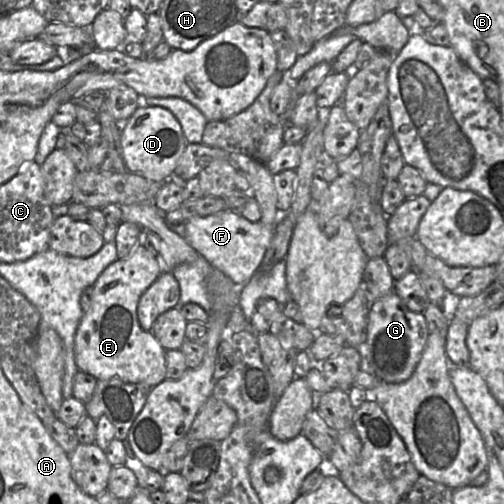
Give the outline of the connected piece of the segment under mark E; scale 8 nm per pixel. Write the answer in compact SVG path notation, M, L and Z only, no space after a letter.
M138 244L132 253L108 265L93 284L91 304L84 312L74 340L78 370L98 380L118 378L125 383L155 387L166 376L166 351L151 331L141 328L137 305L142 293L165 270L159 257Z

